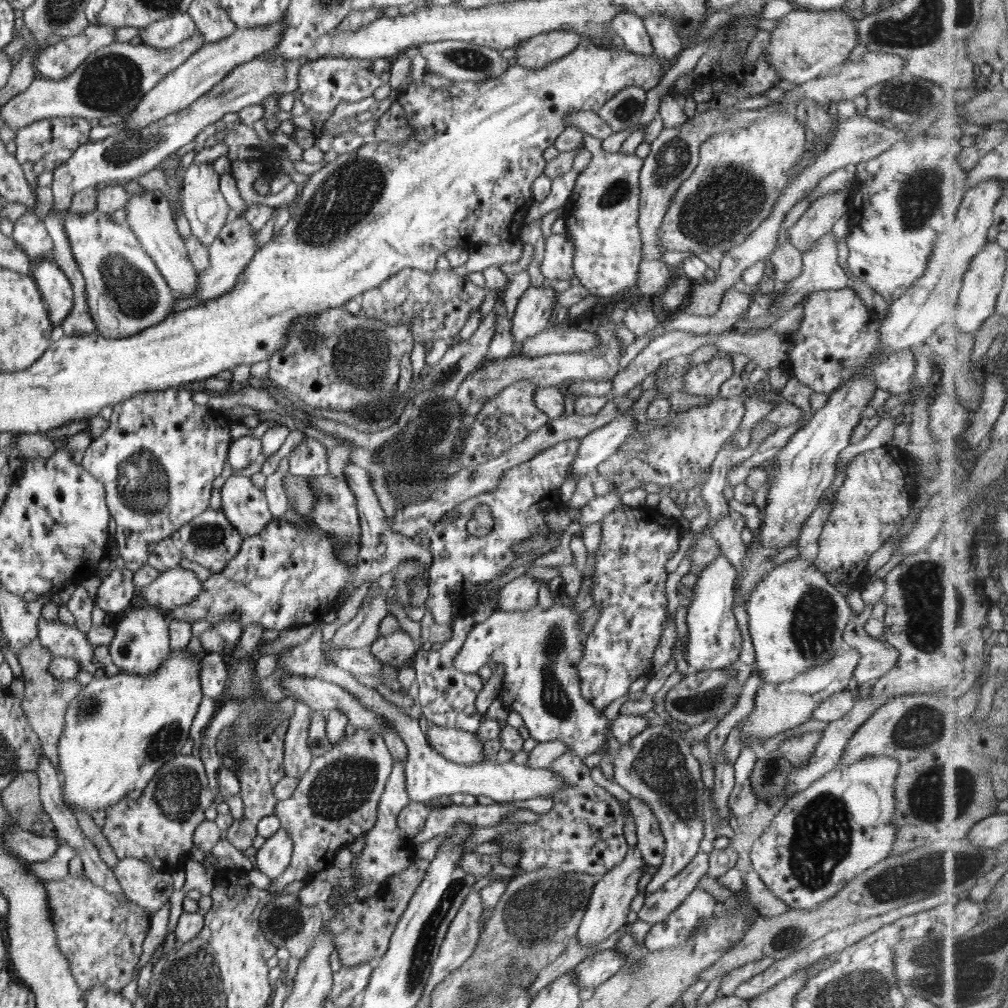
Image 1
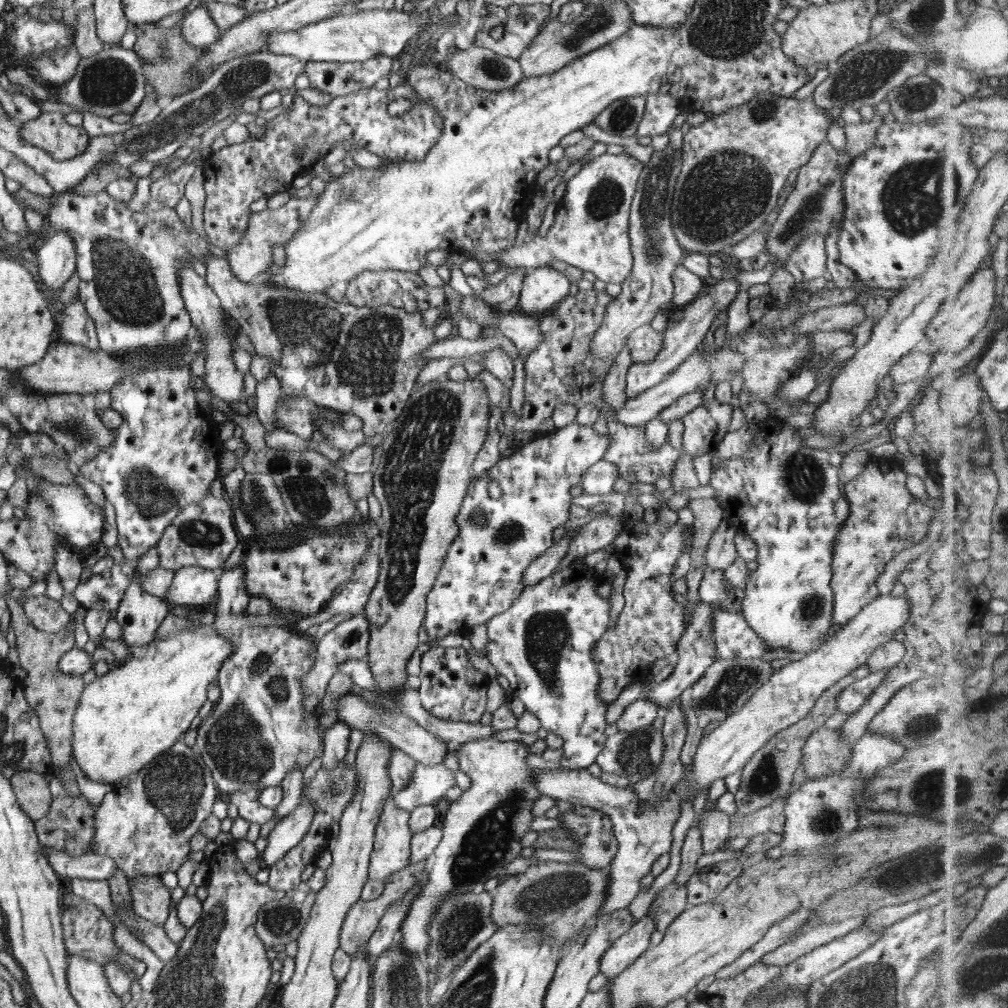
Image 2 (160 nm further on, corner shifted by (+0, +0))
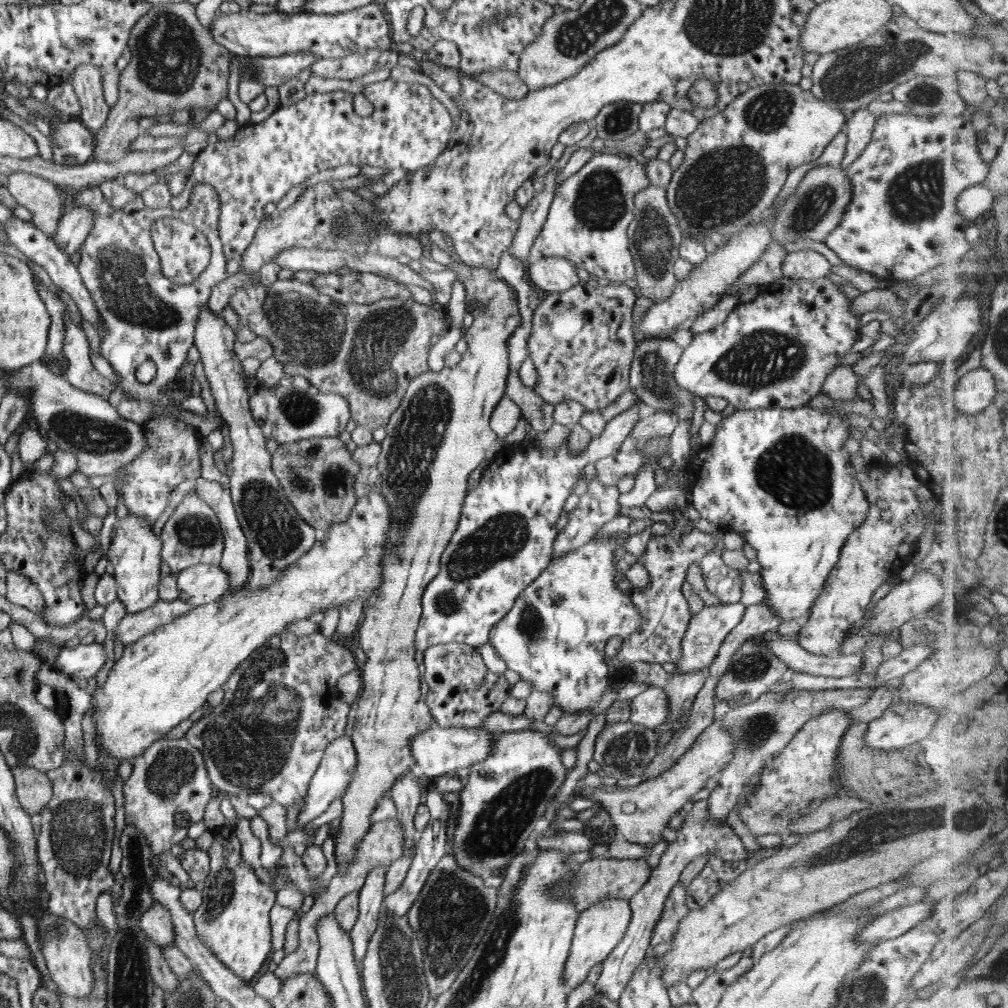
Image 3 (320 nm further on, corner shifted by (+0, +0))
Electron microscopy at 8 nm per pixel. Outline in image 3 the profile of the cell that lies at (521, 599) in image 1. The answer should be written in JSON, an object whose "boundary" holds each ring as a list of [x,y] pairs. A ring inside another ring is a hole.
{"boundary":[[[592,481],[577,508],[569,512],[568,523],[559,531],[550,562],[586,544],[607,522],[614,521],[619,516],[620,495],[616,485],[604,486]]]}

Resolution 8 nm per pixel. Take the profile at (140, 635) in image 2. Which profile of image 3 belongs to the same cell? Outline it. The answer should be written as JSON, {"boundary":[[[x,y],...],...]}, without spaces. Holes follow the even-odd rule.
{"boundary":[[[124,514],[120,518],[120,526],[111,536],[107,557],[114,565],[113,576],[116,579],[117,598],[124,604],[126,613],[144,610],[158,602],[161,548],[161,538],[154,533],[153,522],[150,519],[140,518],[134,514]]]}

